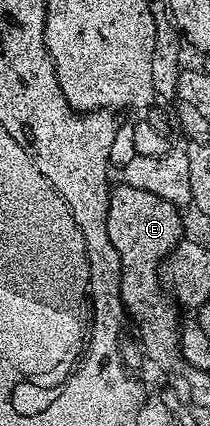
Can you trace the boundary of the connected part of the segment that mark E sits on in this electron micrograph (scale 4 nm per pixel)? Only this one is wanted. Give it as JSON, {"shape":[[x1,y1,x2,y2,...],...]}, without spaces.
{"shape":[[119,182,111,188,107,215,109,242,117,246,117,254,121,258,119,300,126,315,130,319,132,316,143,327,142,351,148,357,159,355,167,359,172,357,172,344,181,331,181,320,172,317,173,304,168,303,168,297,162,296,158,289,159,257,167,252,179,232,179,223,175,212,171,211,170,202,166,195,137,190]]}

